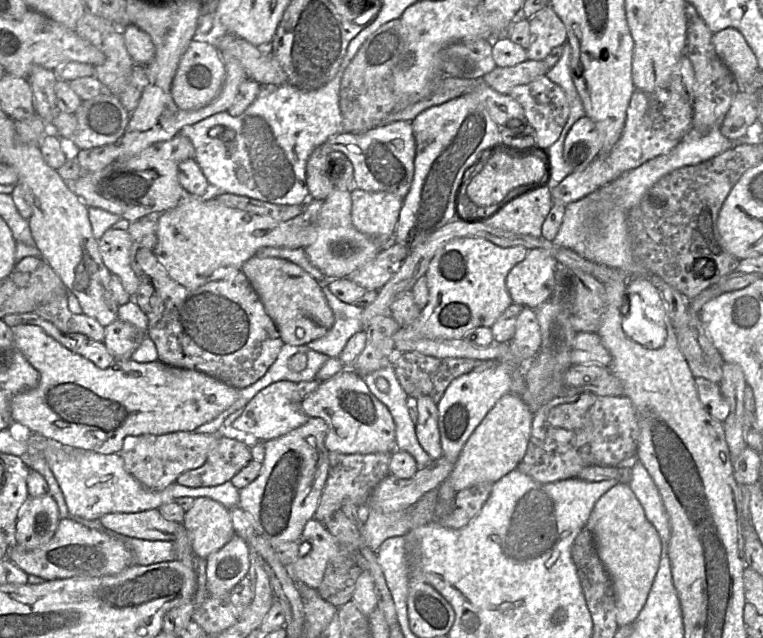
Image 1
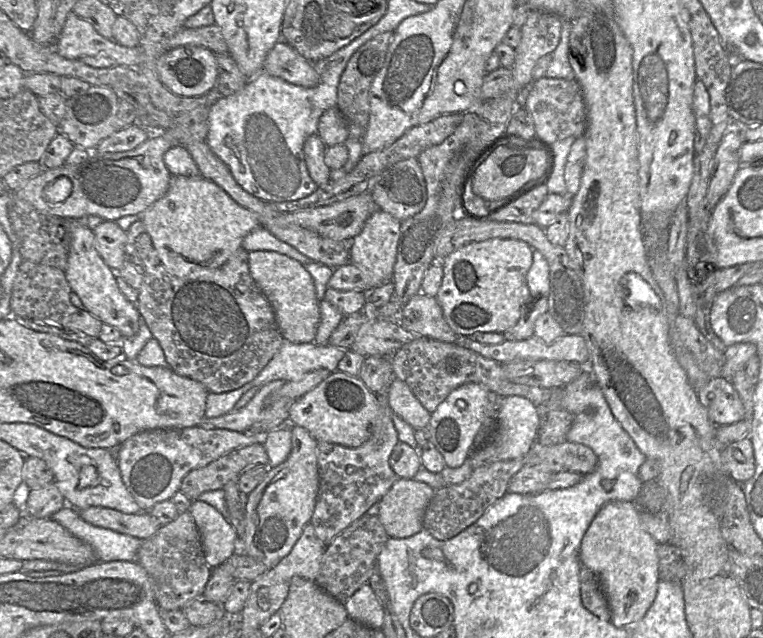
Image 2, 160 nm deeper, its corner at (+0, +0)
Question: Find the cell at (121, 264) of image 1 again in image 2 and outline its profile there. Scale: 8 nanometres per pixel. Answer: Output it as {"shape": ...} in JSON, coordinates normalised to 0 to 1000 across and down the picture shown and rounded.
{"shape":[[[138,345],[122,359],[126,389],[151,426],[163,411],[166,367],[151,346]]]}

